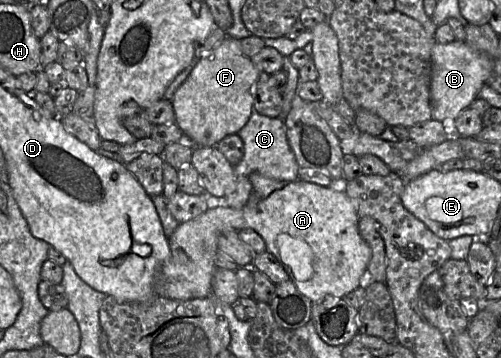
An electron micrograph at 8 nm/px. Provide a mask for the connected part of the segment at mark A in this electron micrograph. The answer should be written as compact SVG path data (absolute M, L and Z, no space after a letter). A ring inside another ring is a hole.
M300 179L286 183L281 189L272 192L252 207L245 205L242 208L227 206L209 208L198 217L180 223L168 237L170 255L160 268L155 281L155 293L157 296L172 300L210 296L214 282L219 233L227 229L239 231L251 228L263 238L266 245L265 251L276 257L298 291L313 303L325 297L343 298L367 280L371 249L359 232L359 218L345 192Z

